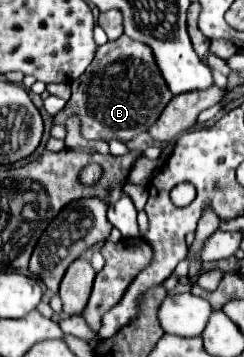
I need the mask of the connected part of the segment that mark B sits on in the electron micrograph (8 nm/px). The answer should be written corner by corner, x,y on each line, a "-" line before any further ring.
122,34
118,40
114,42
106,42
104,46
100,46
96,50
96,56
92,60
92,64
88,66
88,70
78,78
78,86
76,82
72,82
72,98
68,100
68,104
64,106
64,110
60,110
54,116
54,126
52,126
52,136
54,138
64,138
66,130
64,130
64,120
66,116
70,116
72,112
78,112
82,118
82,134
88,140
120,140
120,142
130,142
134,140
138,134
148,132
148,128
156,122
156,118
160,118
160,112
164,110
164,106
172,100
172,92
168,90
168,84
164,82
158,66
156,66
156,58
152,58
152,50
150,46
136,42
132,38
128,38
126,34

